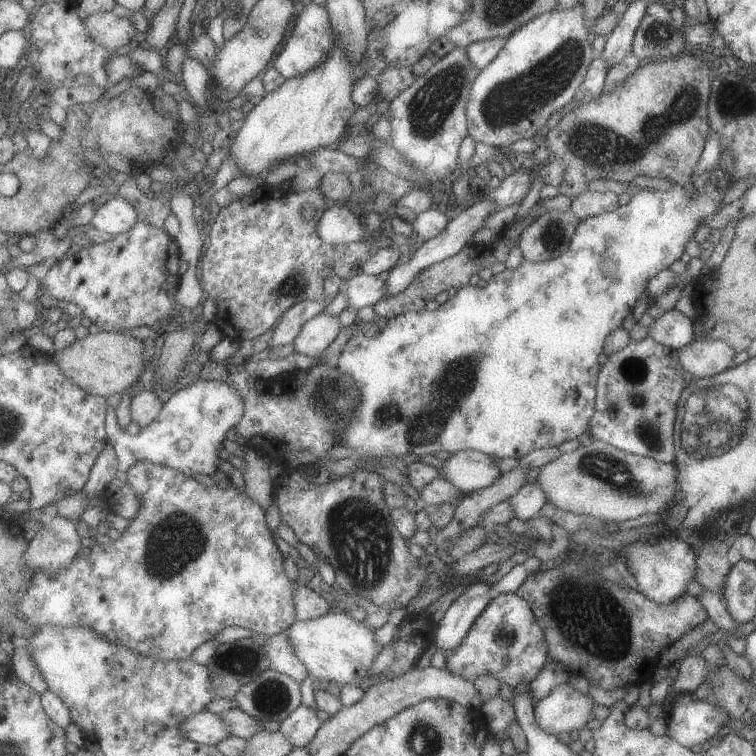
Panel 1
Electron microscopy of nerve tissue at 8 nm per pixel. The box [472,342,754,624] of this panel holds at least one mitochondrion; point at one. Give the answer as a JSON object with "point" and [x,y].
{"point":[705,413]}

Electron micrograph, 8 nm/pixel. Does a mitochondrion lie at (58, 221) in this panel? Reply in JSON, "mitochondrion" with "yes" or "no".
{"mitochondrion":"no"}

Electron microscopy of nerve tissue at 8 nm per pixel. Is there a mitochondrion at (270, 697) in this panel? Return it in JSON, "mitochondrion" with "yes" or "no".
{"mitochondrion":"yes"}

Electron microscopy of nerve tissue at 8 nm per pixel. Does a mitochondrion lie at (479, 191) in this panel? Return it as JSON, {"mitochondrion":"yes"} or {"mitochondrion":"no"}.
{"mitochondrion":"no"}

